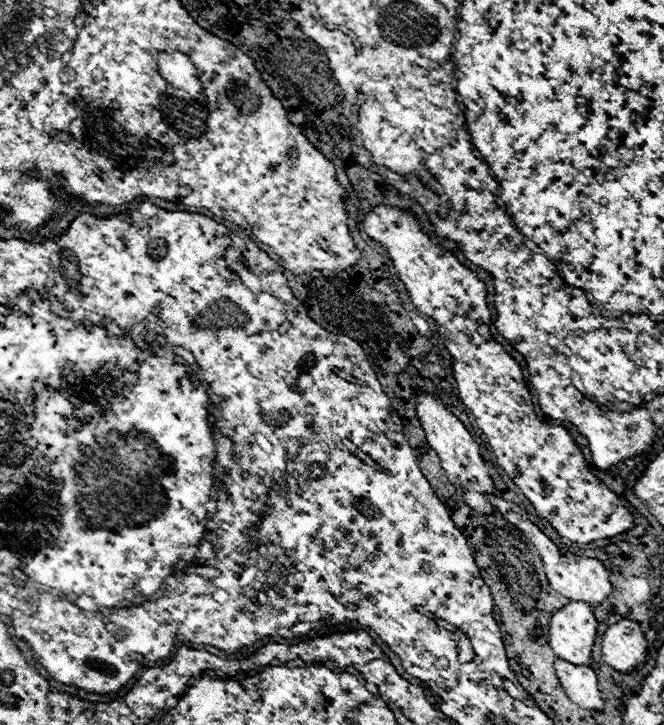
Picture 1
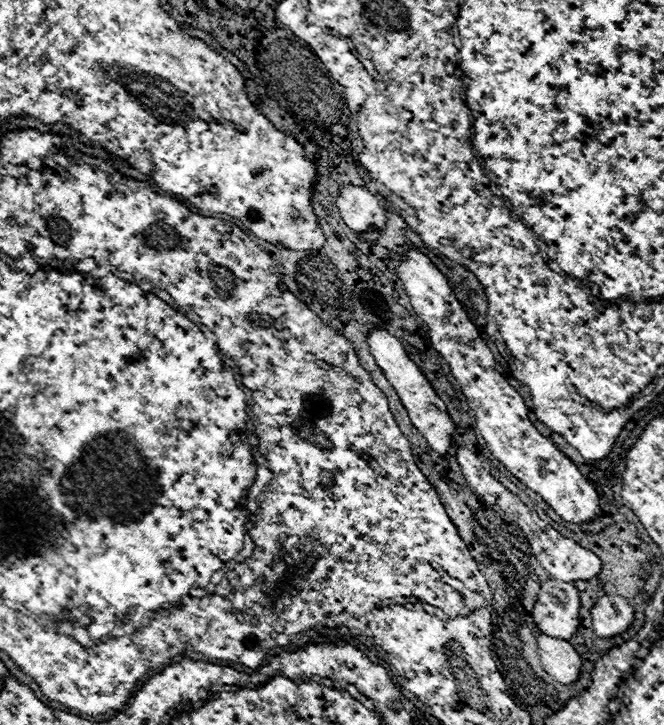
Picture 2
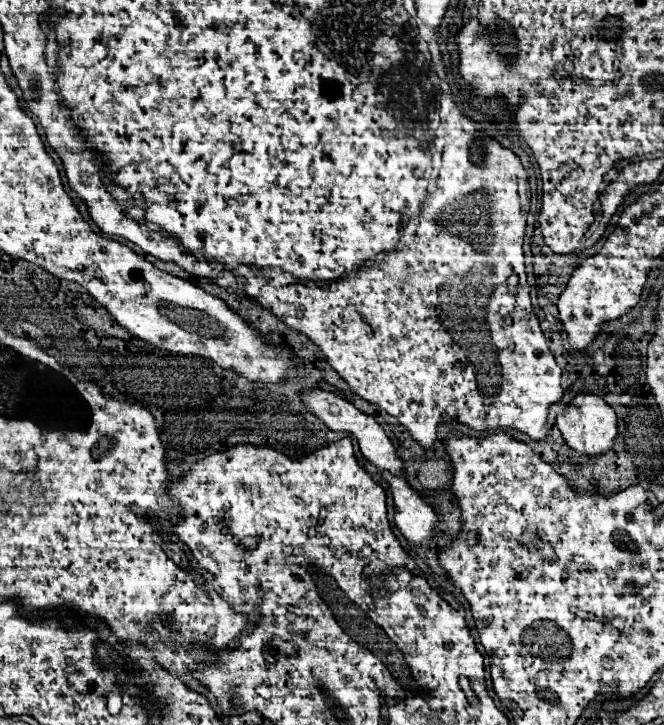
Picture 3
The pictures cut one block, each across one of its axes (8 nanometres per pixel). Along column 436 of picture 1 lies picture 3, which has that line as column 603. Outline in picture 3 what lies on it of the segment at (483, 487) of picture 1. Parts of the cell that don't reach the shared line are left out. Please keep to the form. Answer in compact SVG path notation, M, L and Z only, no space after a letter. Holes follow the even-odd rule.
M578 394L572 400L572 404L568 404L564 408L564 414L558 416L556 420L558 420L558 428L564 436L564 440L568 442L568 446L574 448L582 456L598 458L598 456L606 454L614 446L614 440L618 436L616 412L600 396L594 396L594 394Z

